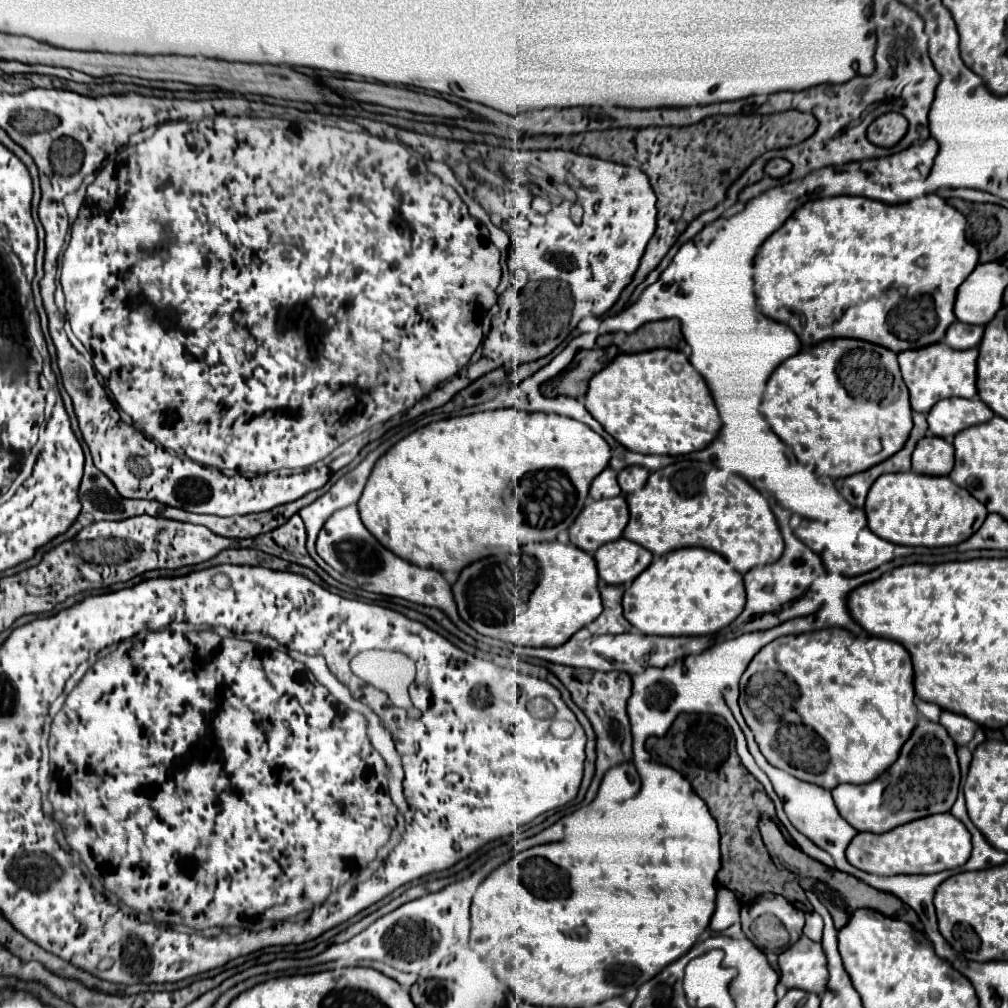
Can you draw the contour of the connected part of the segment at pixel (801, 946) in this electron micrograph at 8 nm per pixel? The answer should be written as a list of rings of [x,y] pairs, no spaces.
[[[802,936],[792,948],[784,950],[778,956],[780,982],[792,990],[806,990],[820,996],[828,982],[826,956],[818,942]]]

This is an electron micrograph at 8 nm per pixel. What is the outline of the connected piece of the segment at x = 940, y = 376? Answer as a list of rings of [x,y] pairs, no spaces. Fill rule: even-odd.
[[[944,342],[930,344],[918,350],[904,350],[898,354],[904,384],[910,390],[910,404],[916,412],[928,414],[930,408],[944,398],[974,398],[976,396],[976,358],[978,350],[954,350]]]

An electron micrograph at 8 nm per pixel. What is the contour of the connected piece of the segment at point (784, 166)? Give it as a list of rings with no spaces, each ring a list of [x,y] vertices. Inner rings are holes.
[[[774,158],[774,160],[770,160],[768,164],[766,164],[766,174],[768,176],[772,176],[772,178],[782,178],[782,176],[786,176],[788,172],[790,172],[790,168],[792,168],[792,164],[788,164],[788,160],[782,160],[782,158]]]

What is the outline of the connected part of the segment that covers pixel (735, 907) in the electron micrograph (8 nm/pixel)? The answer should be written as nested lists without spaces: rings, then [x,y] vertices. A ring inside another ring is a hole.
[[[720,888],[718,900],[716,900],[716,912],[710,920],[710,928],[714,932],[722,932],[738,920],[740,920],[740,904],[738,904],[736,896],[728,888]]]

